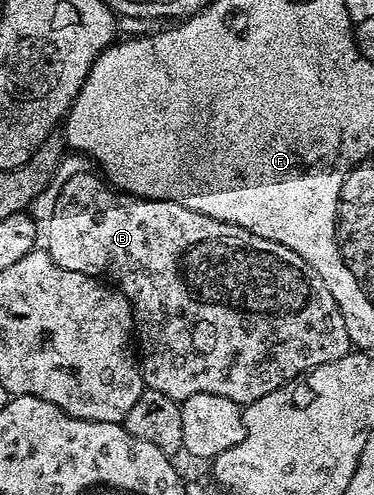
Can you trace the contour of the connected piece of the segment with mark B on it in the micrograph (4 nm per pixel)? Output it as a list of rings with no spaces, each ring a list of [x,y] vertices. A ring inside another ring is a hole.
[[[97,173],[74,174],[58,190],[58,199],[54,202],[54,211],[50,214],[50,227],[45,227],[45,249],[60,264],[60,268],[72,272],[99,272],[103,270],[105,277],[130,302],[134,313],[134,333],[136,335],[136,350],[140,355],[142,381],[145,389],[164,392],[172,400],[181,404],[188,396],[211,394],[224,396],[239,404],[249,404],[260,400],[260,396],[268,396],[268,392],[276,392],[284,383],[291,382],[301,374],[307,374],[320,364],[328,364],[332,360],[340,360],[345,354],[351,353],[352,343],[348,336],[348,328],[344,328],[344,316],[332,300],[332,292],[328,292],[328,284],[316,276],[316,272],[292,248],[280,244],[276,240],[264,240],[264,236],[256,236],[236,224],[228,224],[216,220],[212,216],[204,216],[204,212],[192,212],[192,208],[184,208],[184,204],[176,204],[168,200],[155,198],[138,198],[135,194],[127,194],[114,189]]]

